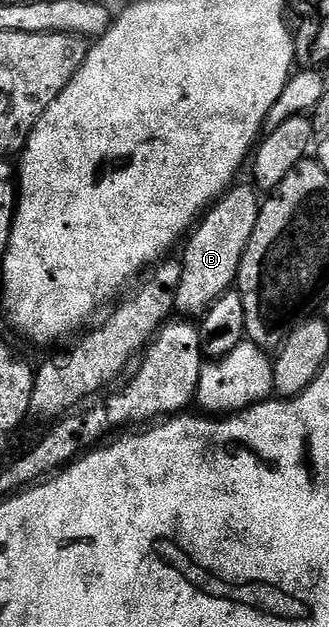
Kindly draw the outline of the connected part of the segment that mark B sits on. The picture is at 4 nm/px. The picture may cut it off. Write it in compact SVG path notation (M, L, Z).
M233 185L208 207L198 225L187 235L183 243L184 258L179 259L182 281L178 283L175 313L185 319L199 319L208 311L210 304L218 300L218 296L236 286L242 256L246 252L246 244L250 244L254 224L258 224L262 205L261 191L257 190L255 185L240 185Z

